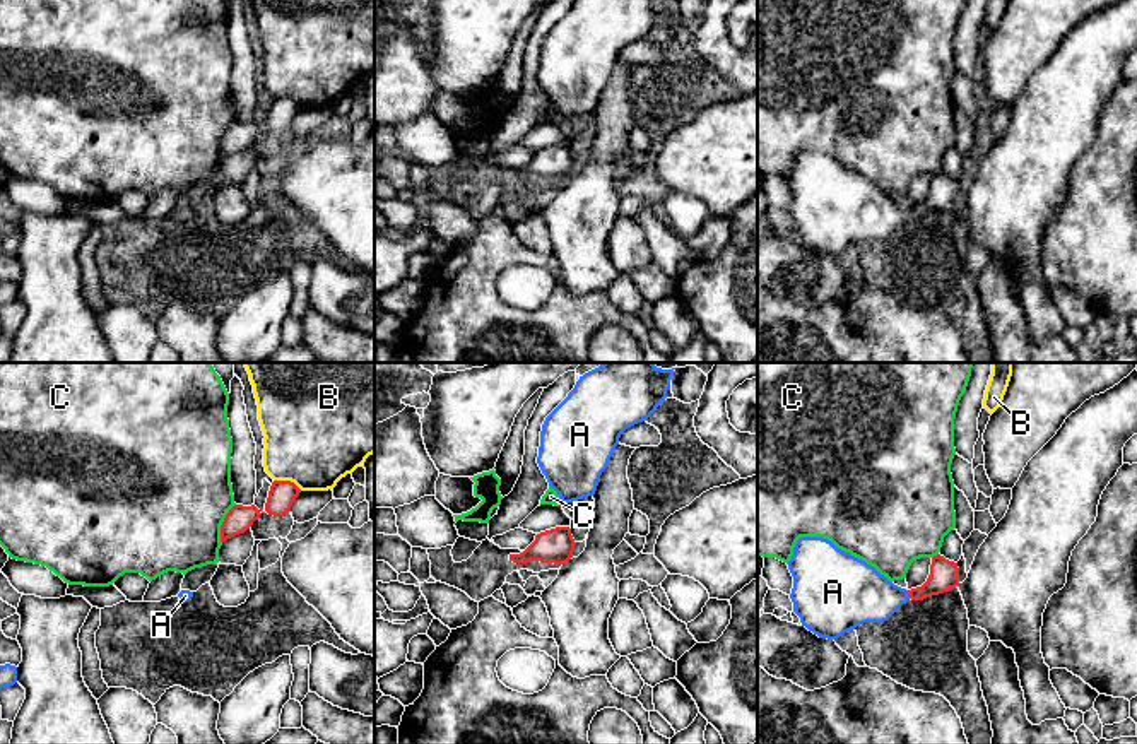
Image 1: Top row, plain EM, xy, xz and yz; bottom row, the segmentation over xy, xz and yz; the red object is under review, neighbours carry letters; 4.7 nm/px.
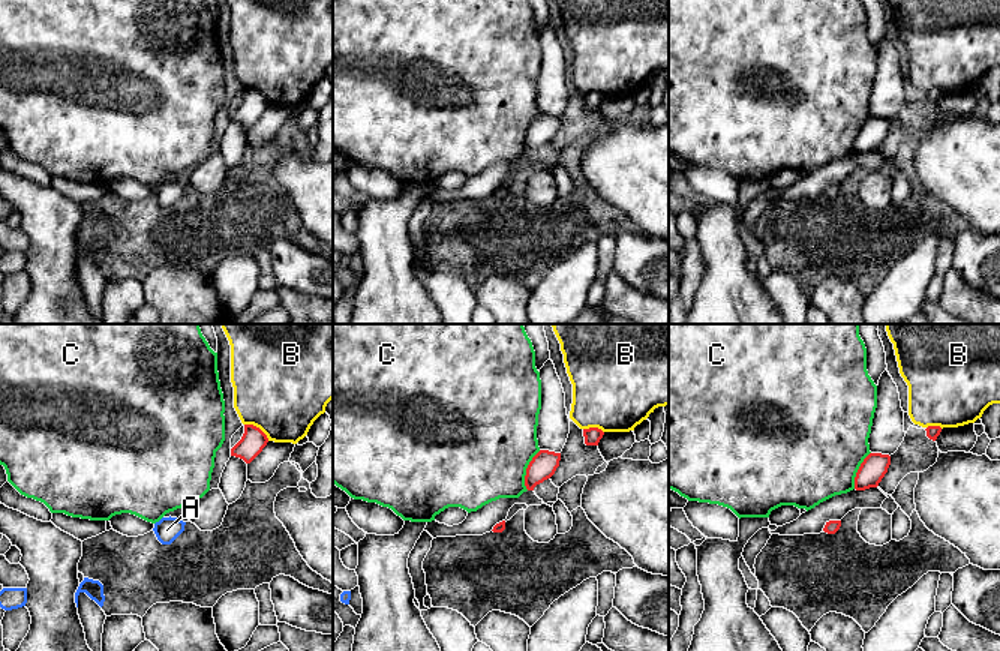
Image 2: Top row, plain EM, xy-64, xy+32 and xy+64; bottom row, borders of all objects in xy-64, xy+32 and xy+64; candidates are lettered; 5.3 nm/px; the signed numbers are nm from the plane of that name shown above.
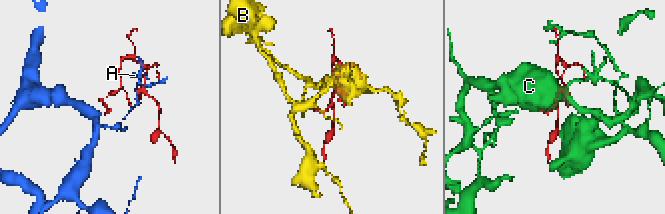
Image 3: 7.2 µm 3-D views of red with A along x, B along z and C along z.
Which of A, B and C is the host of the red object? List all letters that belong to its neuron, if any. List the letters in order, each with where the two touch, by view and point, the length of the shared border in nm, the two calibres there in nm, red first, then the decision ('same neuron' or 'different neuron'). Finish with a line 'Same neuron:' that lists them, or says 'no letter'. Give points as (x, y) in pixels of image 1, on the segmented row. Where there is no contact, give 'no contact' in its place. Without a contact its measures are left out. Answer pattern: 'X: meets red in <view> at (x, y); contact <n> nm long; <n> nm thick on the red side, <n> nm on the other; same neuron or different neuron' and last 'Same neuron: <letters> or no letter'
A: meets red in yz at (908, 592); contact 40 nm long; 140 nm thick on the red side, 300 nm on the other; same neuron
B: meets red in xy at (288, 481); contact 140 nm long; 130 nm thick on the red side, 460 nm on the other; different neuron
C: meets red in xy at (223, 524); contact 200 nm long; 120 nm thick on the red side, 480 nm on the other; different neuron
Same neuron: A

